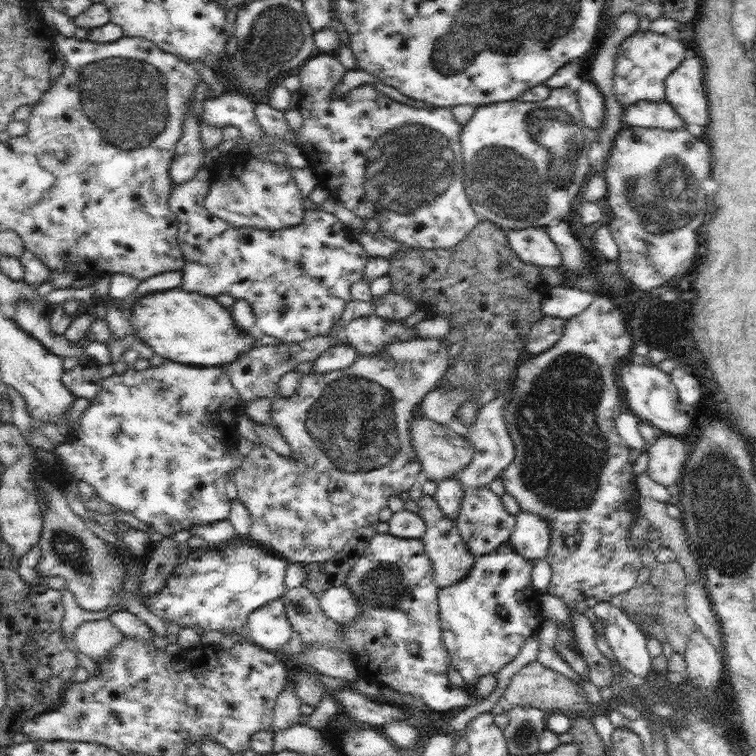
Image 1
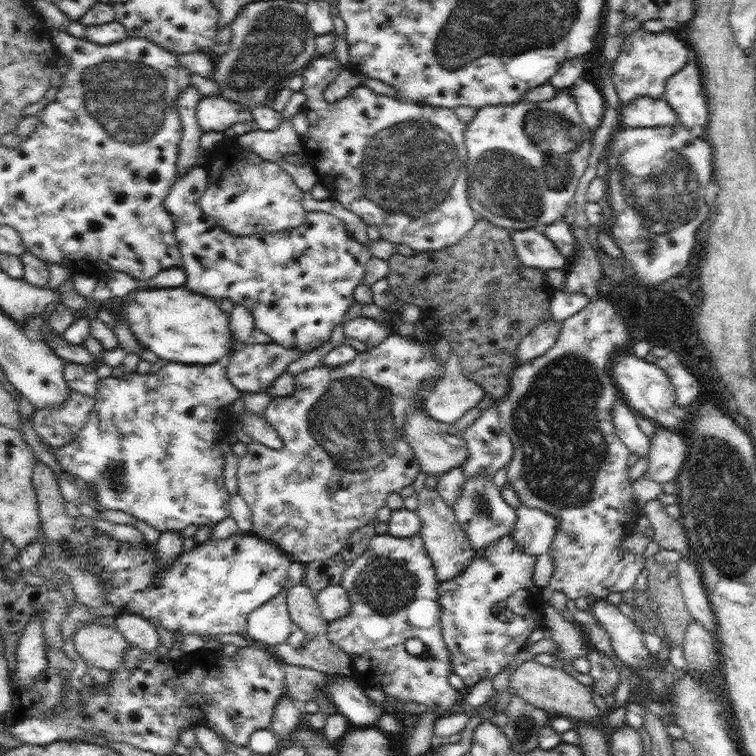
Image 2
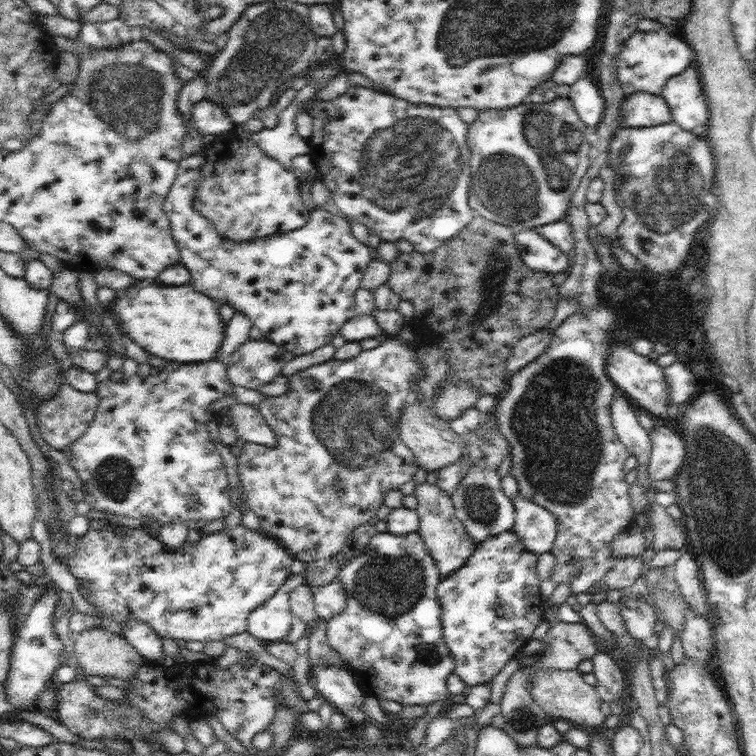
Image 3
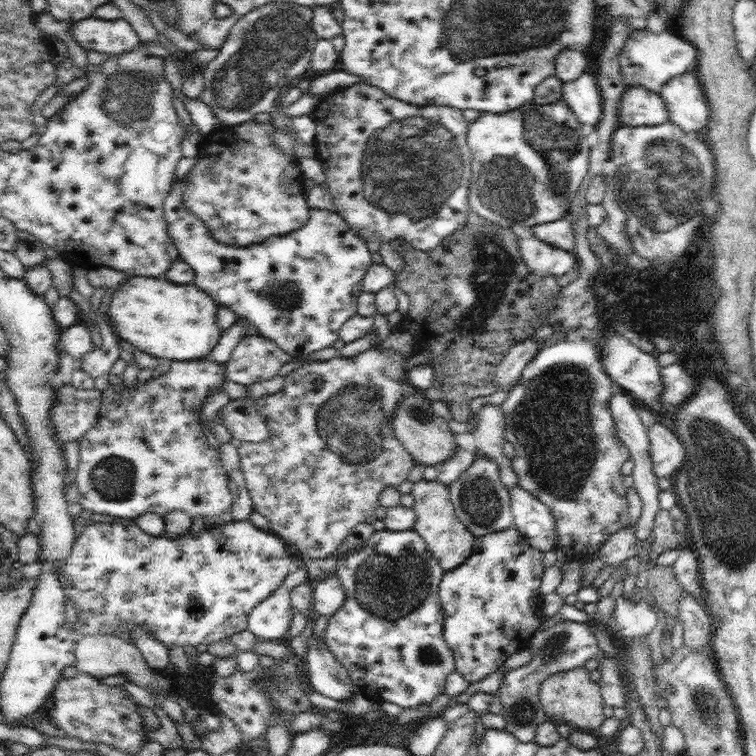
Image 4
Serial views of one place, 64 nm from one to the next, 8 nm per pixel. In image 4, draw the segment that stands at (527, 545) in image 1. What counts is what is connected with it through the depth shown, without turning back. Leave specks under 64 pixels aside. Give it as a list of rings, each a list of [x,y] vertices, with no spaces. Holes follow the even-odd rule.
[[[519,486],[509,490],[509,494],[513,526],[517,532],[529,542],[529,546],[541,550],[543,554],[553,550],[557,544],[557,526],[551,510]]]

